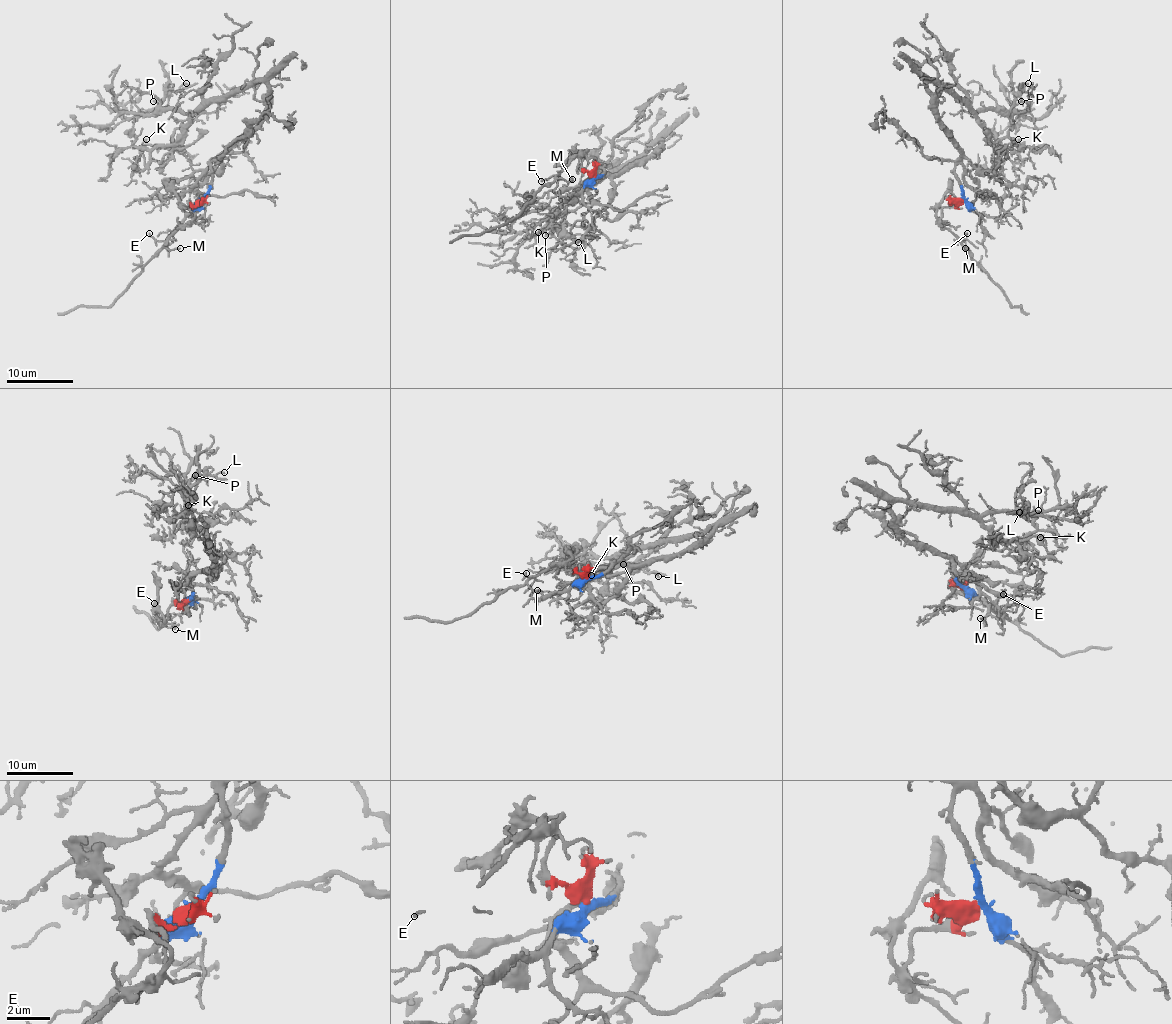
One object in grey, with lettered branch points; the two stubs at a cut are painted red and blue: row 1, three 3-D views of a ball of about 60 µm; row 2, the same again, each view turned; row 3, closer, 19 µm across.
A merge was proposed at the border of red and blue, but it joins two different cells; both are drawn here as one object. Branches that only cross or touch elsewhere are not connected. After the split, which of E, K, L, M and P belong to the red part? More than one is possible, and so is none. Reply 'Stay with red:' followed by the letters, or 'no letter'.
Stay with red: E, M

